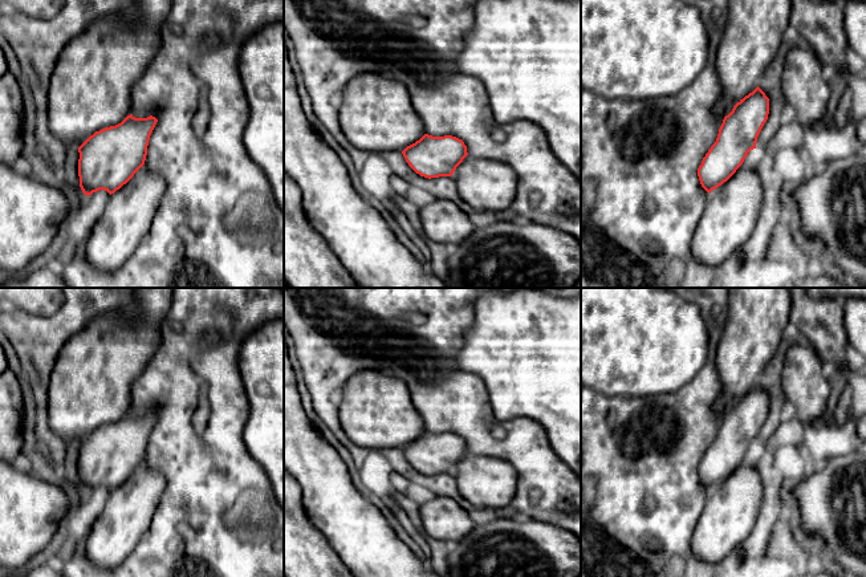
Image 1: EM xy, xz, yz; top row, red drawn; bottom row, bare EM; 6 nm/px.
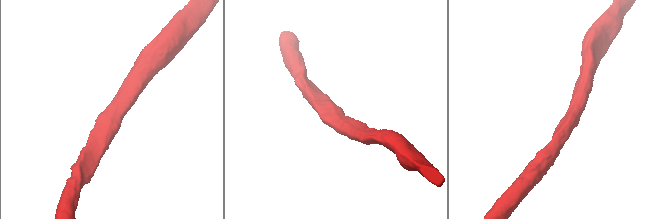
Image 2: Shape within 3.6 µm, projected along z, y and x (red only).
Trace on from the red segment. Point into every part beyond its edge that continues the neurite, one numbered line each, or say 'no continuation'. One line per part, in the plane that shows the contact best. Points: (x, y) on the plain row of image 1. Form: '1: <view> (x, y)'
1: xy (129, 511)

